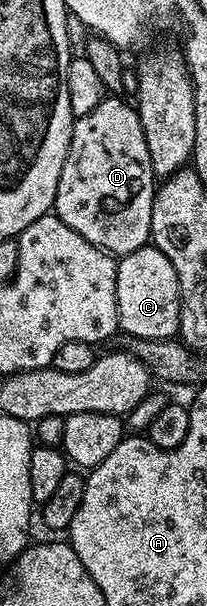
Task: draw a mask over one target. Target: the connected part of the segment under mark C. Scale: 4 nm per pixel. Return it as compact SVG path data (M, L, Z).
M146 245L116 263L116 307L119 329L129 338L175 339L180 333L180 285L174 264L158 247Z

